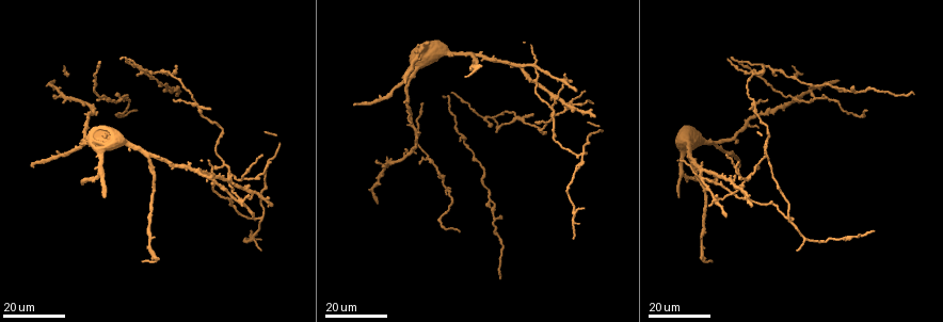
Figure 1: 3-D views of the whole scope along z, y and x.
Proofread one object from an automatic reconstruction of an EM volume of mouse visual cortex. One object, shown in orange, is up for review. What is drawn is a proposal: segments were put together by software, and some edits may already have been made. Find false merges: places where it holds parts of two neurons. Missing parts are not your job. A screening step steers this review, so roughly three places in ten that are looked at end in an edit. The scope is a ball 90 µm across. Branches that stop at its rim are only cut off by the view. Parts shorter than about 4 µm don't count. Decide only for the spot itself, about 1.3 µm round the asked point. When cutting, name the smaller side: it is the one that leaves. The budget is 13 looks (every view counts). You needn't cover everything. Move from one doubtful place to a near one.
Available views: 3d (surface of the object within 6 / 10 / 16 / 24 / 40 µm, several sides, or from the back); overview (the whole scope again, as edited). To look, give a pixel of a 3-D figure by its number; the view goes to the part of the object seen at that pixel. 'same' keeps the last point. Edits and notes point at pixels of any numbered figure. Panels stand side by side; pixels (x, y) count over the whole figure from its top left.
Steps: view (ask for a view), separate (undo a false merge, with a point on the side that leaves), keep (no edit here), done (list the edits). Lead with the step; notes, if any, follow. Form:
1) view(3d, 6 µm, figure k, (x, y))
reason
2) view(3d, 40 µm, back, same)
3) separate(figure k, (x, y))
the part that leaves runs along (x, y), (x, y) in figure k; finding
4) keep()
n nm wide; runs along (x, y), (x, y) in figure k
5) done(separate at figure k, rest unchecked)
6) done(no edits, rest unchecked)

view(3d, 16 µm, figure 1, (427, 158))
arms part here

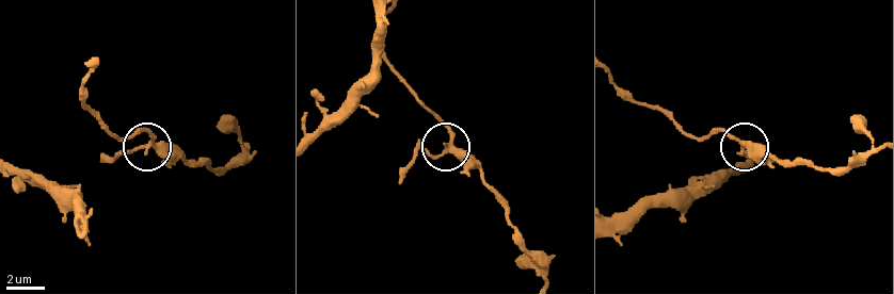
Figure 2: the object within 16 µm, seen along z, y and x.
view(3d, 10 µm, figure 2, (742, 141))

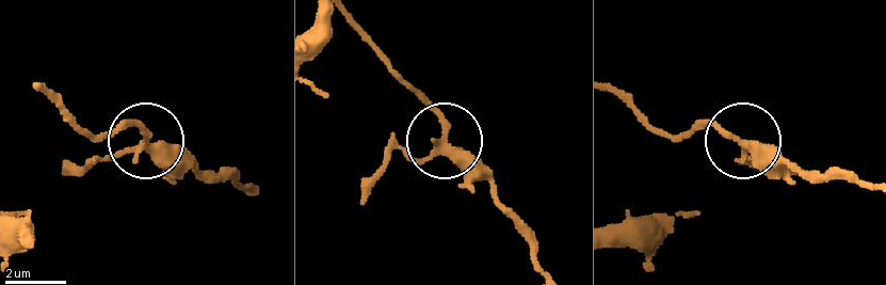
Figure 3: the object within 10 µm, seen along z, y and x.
keep()
3 arms; all the same neuron

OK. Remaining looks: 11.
view(3d, 16 µm, figure 1, (566, 110))
branch point

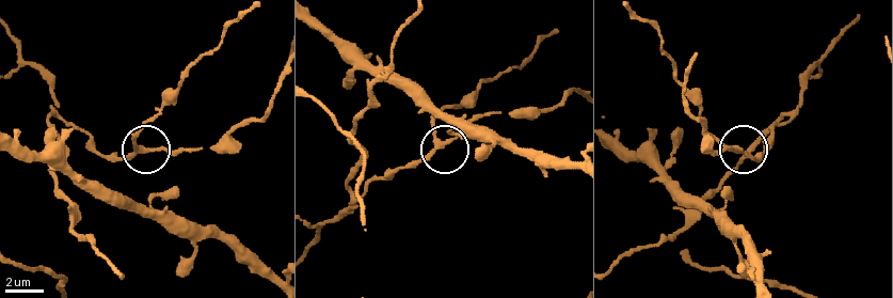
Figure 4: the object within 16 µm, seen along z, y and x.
view(3d, 10 µm, figure 4, (735, 149))

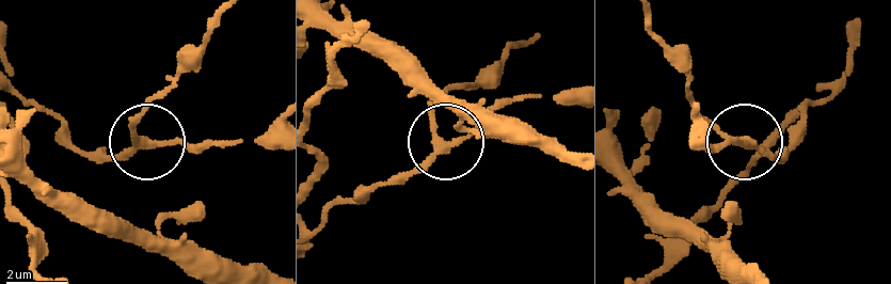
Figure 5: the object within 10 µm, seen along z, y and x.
keep()
side arm 13 µm; runs along (18, 94), (118, 158), (144, 145), (146, 107) in figure 5; continuous, no second neuron

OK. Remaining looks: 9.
view(3d, 16 µm, figure 1, (197, 168))

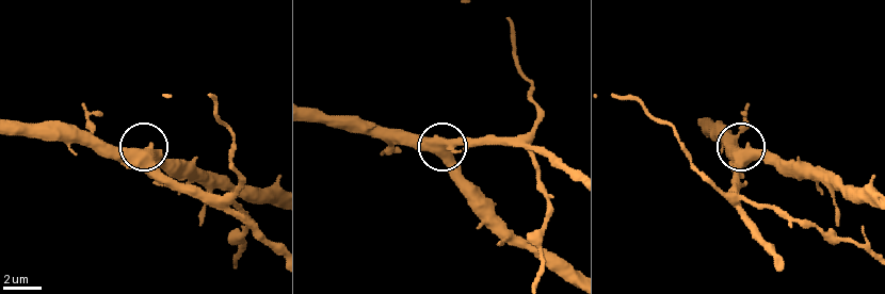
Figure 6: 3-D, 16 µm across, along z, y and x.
view(3d, 6 µm, figure 6, (154, 154))
closer look

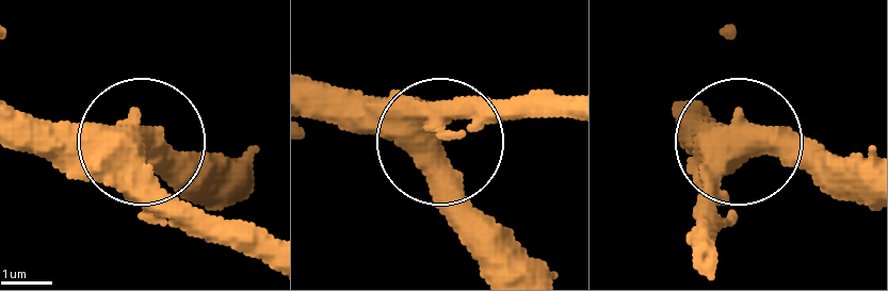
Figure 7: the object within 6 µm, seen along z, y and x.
keep()
side arm 35 µm; one neuron here

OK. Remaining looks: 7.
view(3d, 16 µm, figure 1, (193, 103))
looks like a crossing

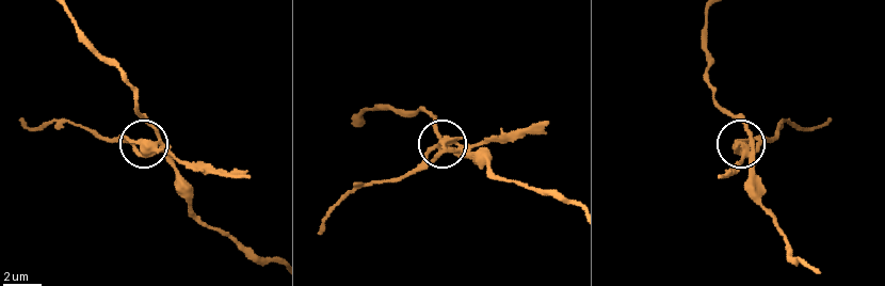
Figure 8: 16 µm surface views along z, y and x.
view(3d, 10 µm, figure 8, (450, 143))

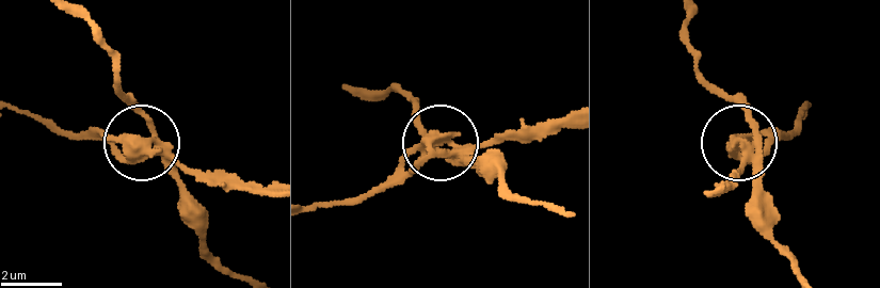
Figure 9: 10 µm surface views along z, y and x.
view(3d, 10 µm, back, figure 9, (738, 144))

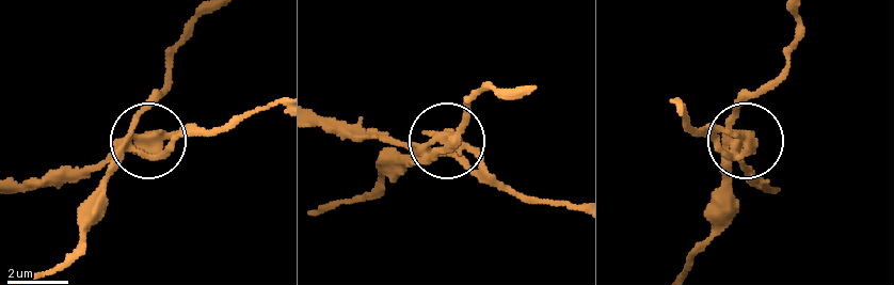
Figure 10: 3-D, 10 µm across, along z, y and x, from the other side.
separate(figure 10, (89, 173))
4 arms; the part that leaves runs along (127, 144), (156, 153), (277, 107) in figure 10; two neurons meet here

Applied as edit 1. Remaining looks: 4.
view(3d, 16 µm, figure 1, (533, 62))
three-way junction

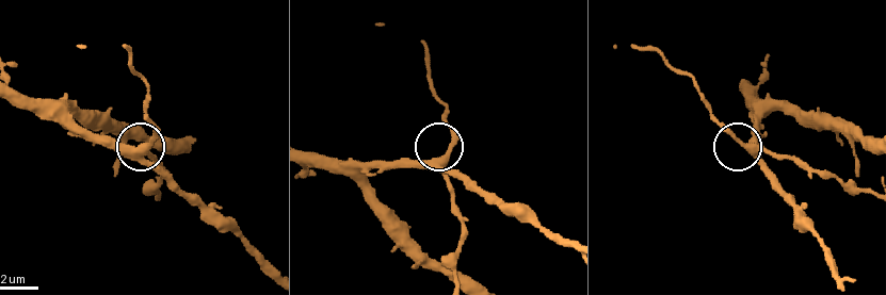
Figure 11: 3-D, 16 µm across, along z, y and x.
view(3d, 10 µm, figure 11, (751, 146))
zoom in

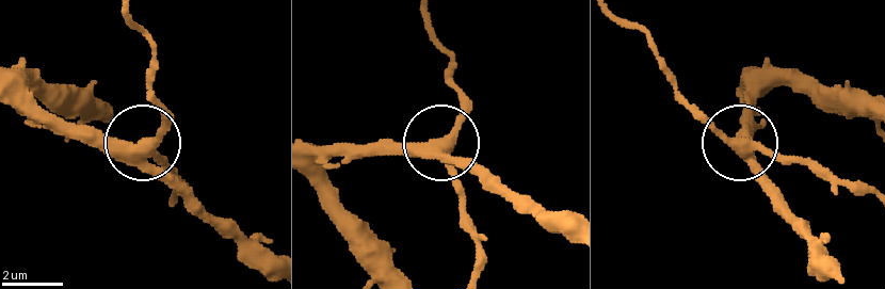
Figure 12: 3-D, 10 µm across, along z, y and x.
separate(figure 12, (456, 189))
side arm 12 µm; the part that leaves runs along (443, 147), (473, 267) in figure 12; two neurons meet here

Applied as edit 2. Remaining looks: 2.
view(3d, 16 µm, figure 1, (230, 171))
branch point

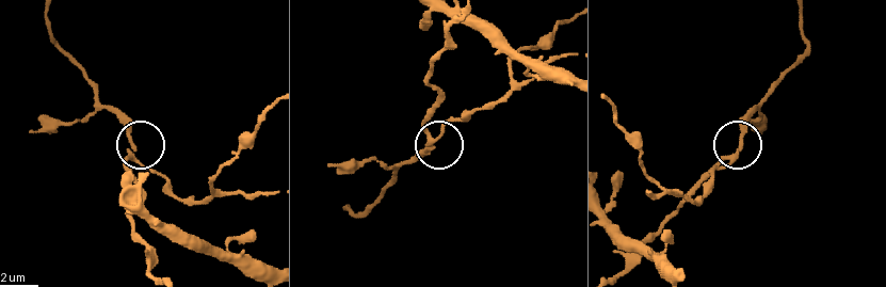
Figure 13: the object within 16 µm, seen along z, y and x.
view(3d, 10 µm, figure 13, (136, 160))

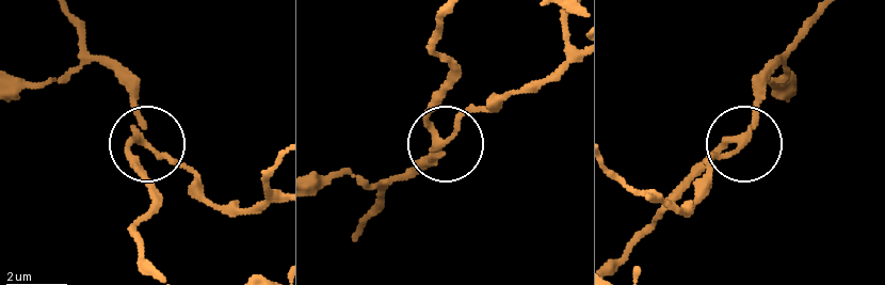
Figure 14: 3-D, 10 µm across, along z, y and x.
keep()
side arm 20 µm; one neuron here

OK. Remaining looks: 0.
done(separate at figure 10, separate at figure 12, rest unchecked)

